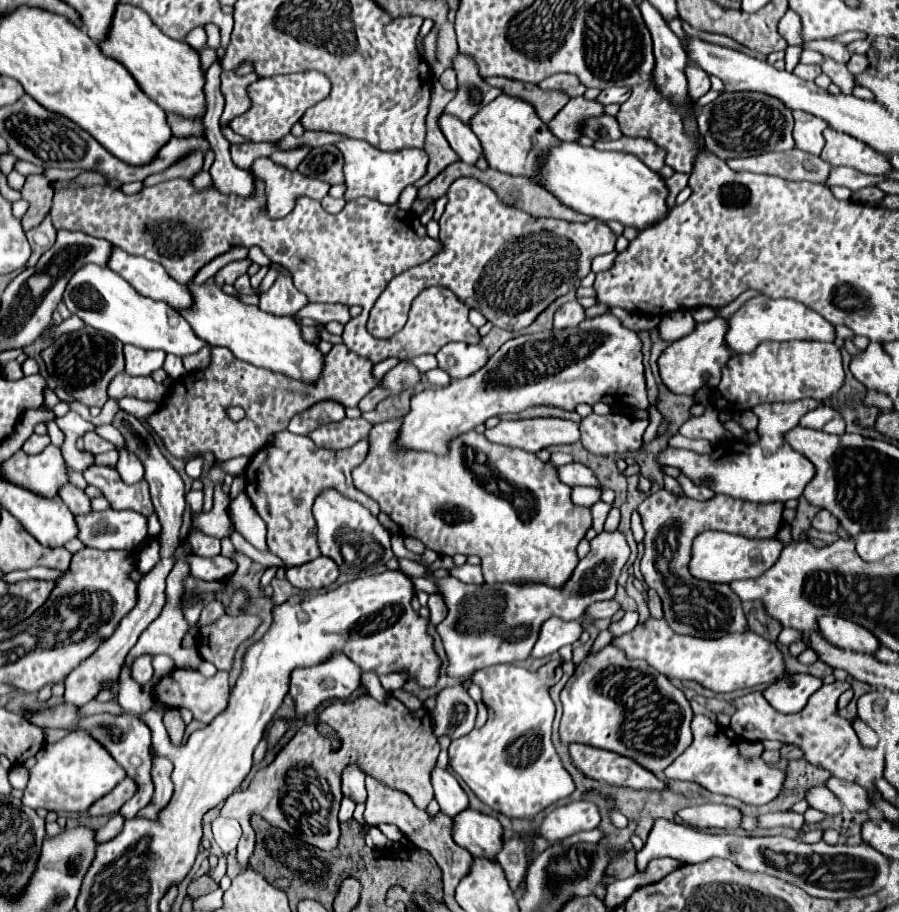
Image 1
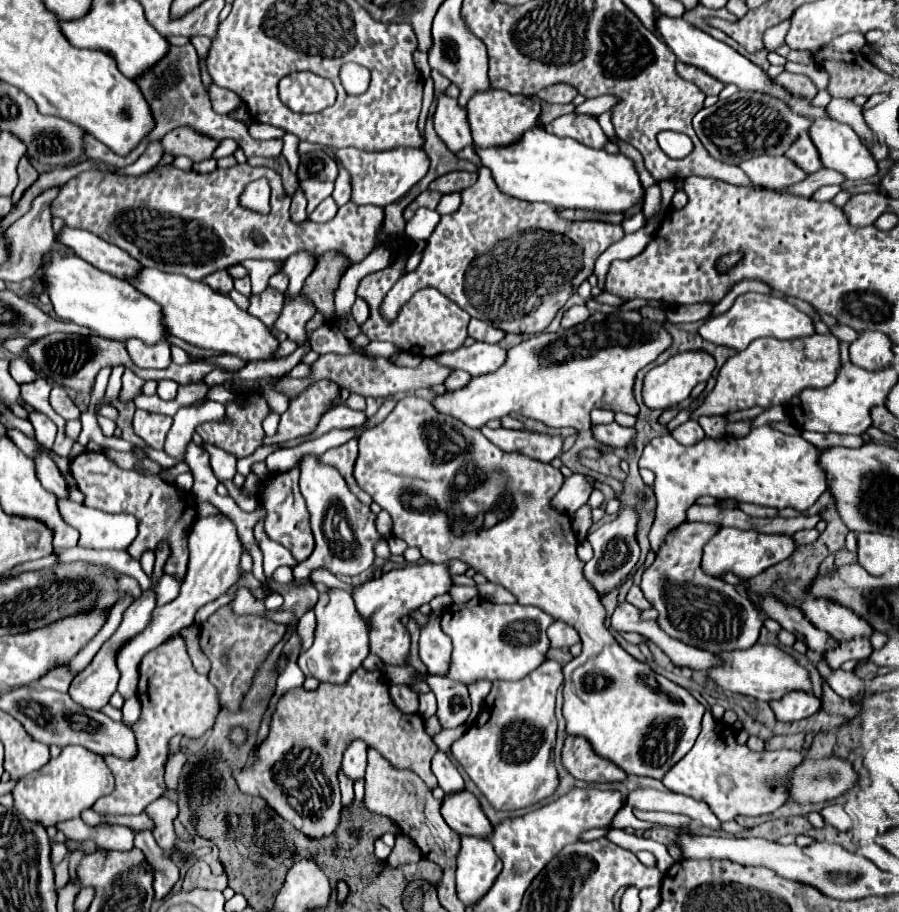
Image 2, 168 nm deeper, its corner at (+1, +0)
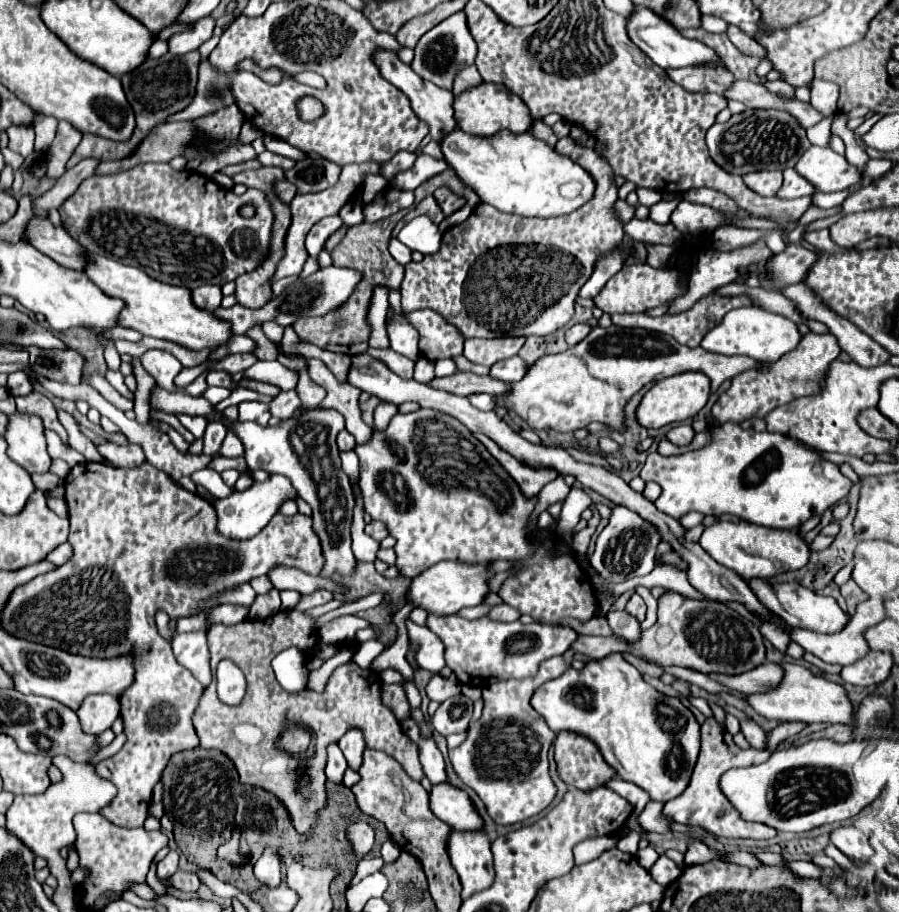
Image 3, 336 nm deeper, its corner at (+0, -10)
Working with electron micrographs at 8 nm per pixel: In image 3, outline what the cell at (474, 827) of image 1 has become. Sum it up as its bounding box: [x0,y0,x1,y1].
[429,783,483,831]

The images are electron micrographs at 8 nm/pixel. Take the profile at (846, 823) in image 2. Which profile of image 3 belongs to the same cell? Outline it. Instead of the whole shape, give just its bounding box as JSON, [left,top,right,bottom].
[831,827,873,863]

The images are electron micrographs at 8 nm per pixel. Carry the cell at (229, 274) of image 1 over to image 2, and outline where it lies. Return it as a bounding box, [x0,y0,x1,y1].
[204,269,234,295]

